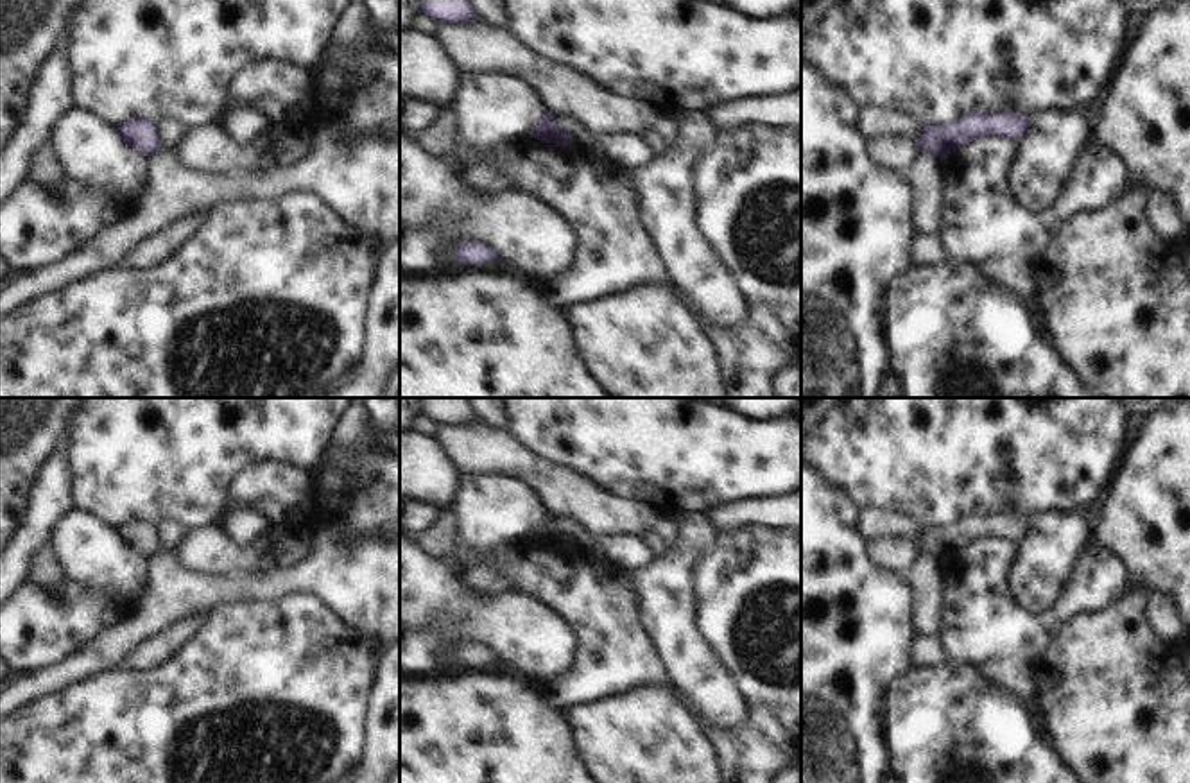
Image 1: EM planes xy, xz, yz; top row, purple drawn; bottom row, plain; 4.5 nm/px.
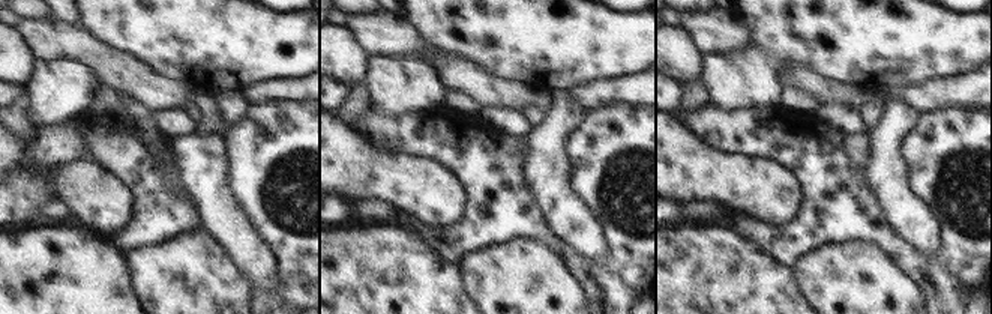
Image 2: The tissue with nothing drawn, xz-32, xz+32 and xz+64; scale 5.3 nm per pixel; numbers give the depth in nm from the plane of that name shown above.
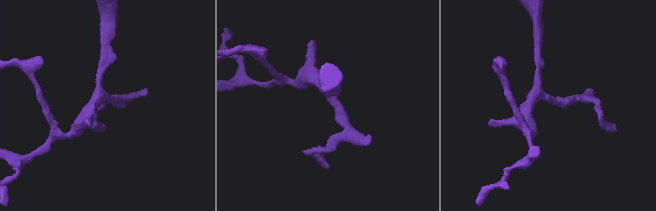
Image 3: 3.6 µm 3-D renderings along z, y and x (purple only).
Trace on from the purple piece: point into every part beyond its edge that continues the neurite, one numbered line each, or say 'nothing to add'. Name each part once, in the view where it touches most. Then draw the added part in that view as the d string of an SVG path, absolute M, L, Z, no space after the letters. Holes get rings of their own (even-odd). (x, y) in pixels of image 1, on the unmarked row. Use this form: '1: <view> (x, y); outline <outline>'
nothing to add

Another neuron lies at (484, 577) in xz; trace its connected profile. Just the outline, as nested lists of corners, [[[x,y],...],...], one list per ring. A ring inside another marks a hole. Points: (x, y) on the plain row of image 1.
[[[477,559],[457,572],[459,588],[470,595],[495,597],[513,593],[509,573],[495,559]]]

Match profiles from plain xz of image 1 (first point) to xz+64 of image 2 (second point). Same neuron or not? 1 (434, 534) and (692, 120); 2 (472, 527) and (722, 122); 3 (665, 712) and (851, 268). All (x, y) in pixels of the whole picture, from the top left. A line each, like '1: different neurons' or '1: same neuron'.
1: different neurons
2: different neurons
3: same neuron

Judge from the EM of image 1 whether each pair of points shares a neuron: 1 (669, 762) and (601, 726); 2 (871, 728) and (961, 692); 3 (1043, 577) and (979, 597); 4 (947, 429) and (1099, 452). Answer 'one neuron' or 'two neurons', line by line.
1: one neuron
2: two neurons
3: two neurons
4: one neuron

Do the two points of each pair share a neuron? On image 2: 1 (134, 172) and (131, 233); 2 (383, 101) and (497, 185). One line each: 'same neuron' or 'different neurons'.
1: same neuron
2: different neurons

